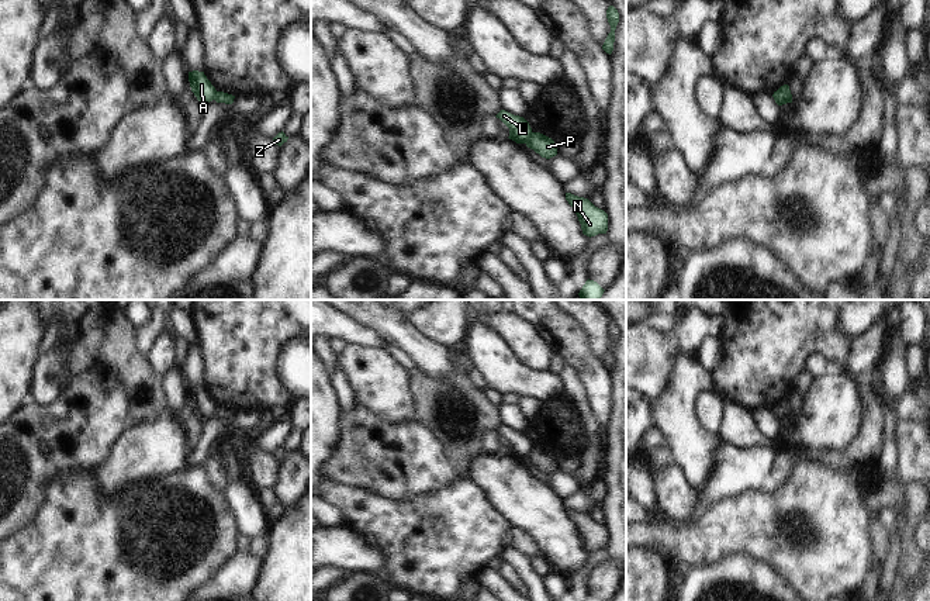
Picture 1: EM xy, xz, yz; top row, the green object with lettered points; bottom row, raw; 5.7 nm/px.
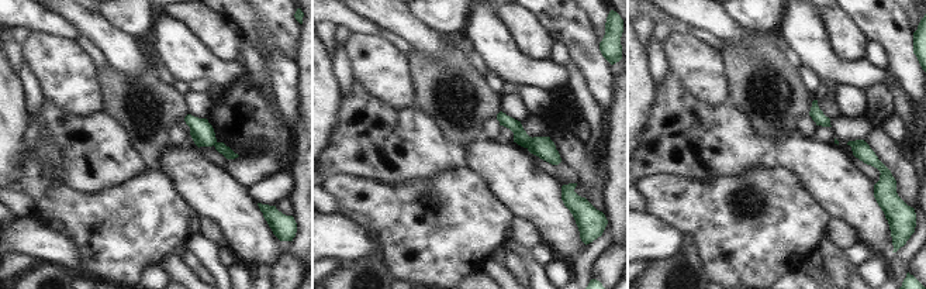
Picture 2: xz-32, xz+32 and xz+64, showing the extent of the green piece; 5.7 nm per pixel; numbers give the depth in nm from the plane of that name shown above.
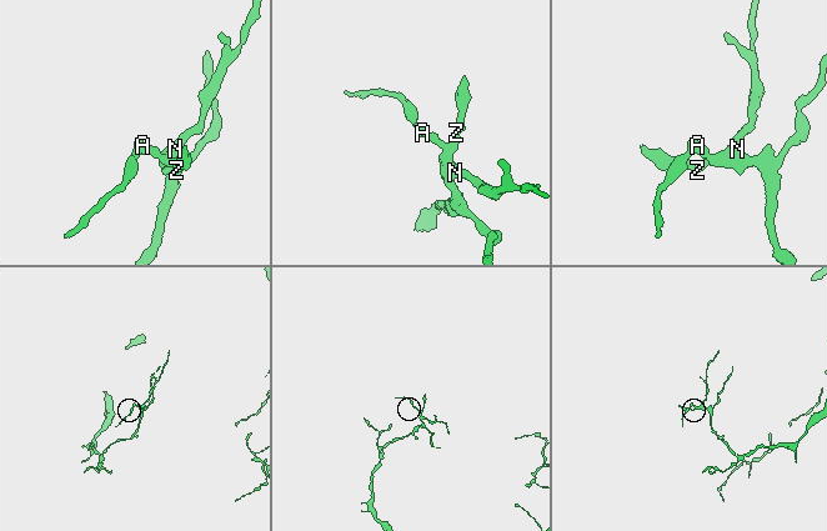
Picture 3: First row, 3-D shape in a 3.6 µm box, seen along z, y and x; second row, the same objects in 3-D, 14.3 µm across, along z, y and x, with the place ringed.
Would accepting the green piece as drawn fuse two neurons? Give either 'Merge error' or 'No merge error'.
Merge error.

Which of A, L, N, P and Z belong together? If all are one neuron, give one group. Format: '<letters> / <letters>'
A L / N P Z

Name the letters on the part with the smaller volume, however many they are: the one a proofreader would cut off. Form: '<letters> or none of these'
A, L

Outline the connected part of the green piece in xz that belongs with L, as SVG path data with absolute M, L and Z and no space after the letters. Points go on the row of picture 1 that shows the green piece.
M501 110L495 117L509 128L509 139L516 144L526 144L532 135L532 128L523 117L514 115L505 110Z

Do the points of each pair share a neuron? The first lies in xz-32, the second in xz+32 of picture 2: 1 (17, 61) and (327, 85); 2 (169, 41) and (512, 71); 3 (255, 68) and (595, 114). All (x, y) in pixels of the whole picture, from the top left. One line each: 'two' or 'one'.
1: two
2: one
3: one

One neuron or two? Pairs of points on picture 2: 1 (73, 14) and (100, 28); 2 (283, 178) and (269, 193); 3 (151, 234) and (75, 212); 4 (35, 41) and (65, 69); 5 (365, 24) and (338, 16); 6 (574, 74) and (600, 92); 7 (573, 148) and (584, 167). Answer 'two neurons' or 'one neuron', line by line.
1: one neuron
2: one neuron
3: one neuron
4: one neuron
5: one neuron
6: two neurons
7: one neuron

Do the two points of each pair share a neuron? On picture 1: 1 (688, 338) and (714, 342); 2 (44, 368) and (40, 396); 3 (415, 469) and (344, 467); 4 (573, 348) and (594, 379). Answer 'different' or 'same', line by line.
1: different
2: same
3: same
4: same

